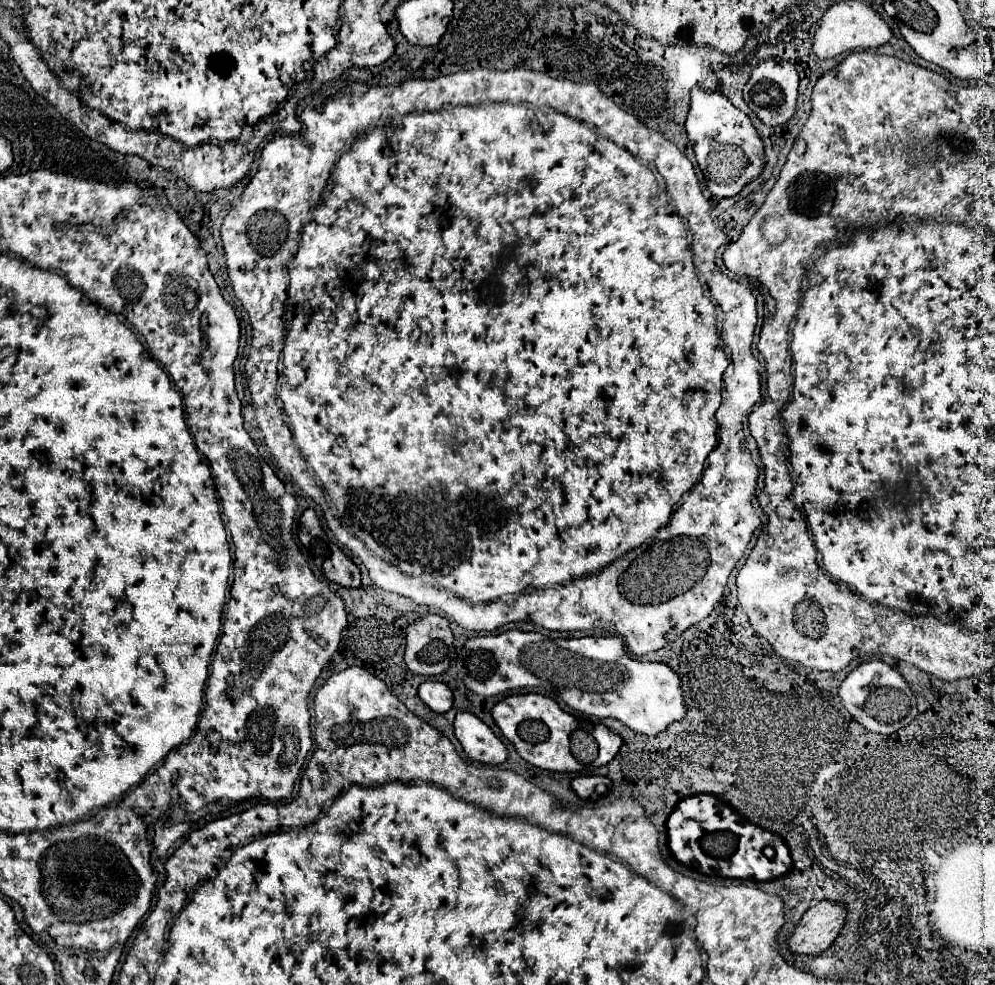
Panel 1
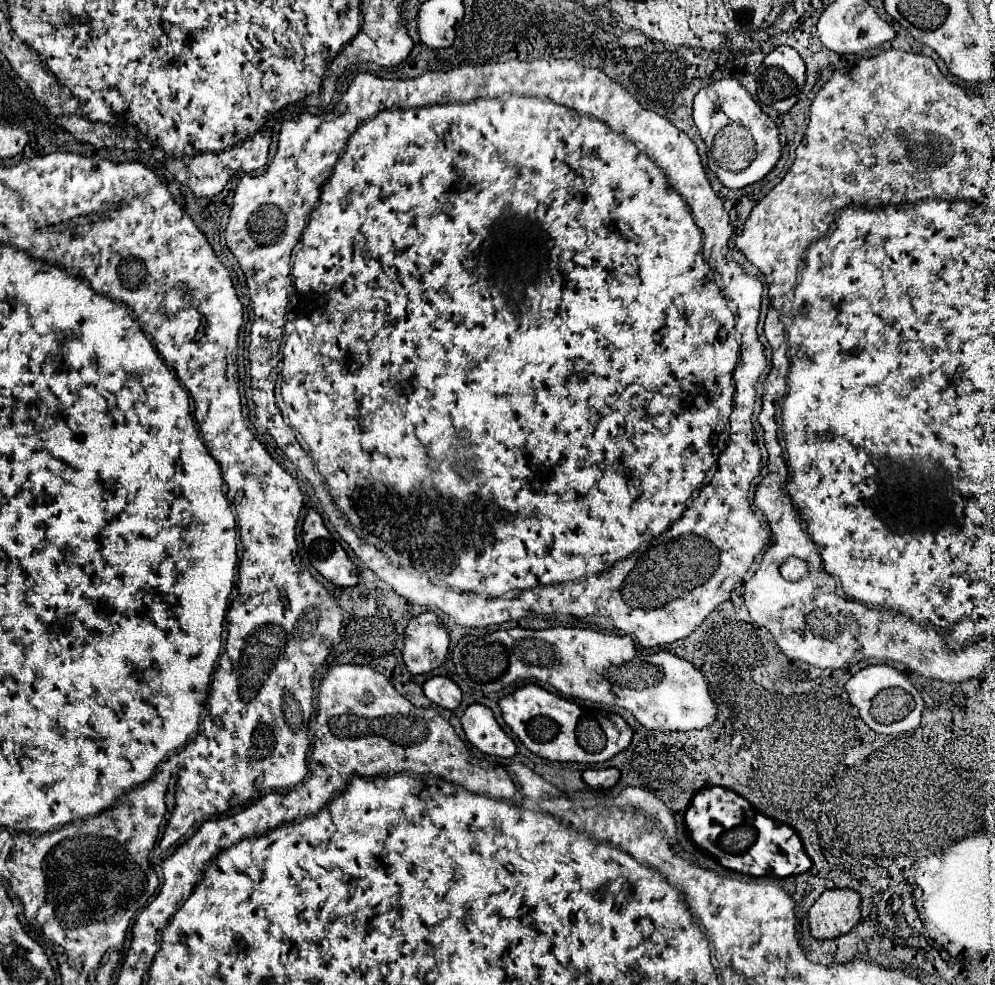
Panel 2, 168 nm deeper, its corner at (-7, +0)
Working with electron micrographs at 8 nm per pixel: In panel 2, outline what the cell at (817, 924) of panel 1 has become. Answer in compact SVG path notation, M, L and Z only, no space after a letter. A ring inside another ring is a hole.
M853 889L825 891L809 909L809 927L813 939L835 939L849 933L859 921L861 897Z

